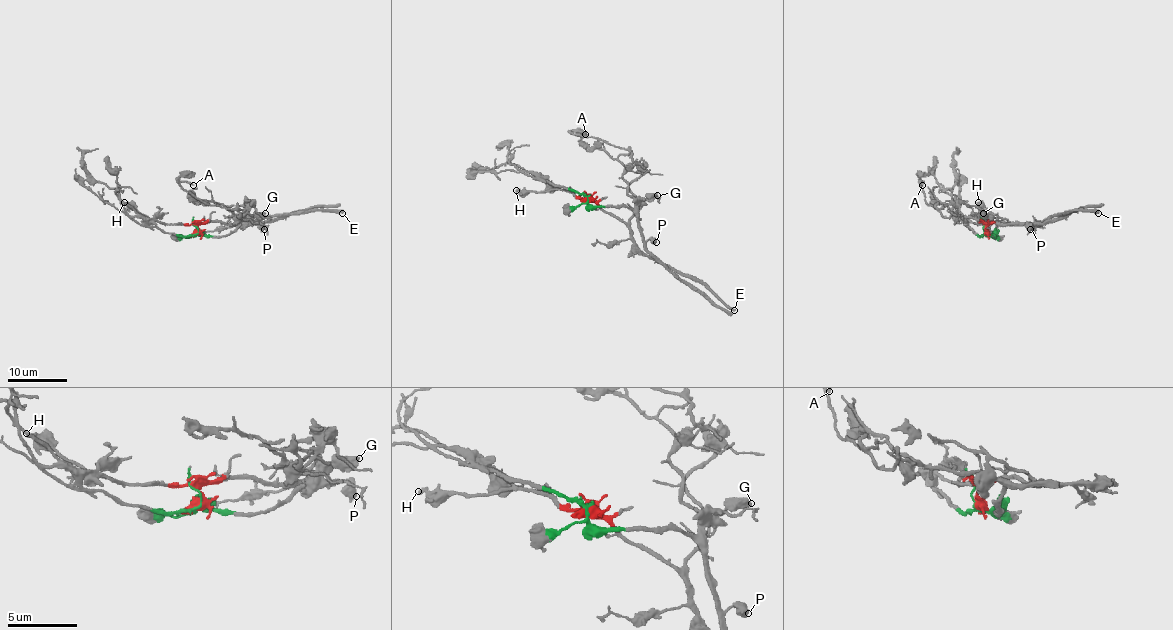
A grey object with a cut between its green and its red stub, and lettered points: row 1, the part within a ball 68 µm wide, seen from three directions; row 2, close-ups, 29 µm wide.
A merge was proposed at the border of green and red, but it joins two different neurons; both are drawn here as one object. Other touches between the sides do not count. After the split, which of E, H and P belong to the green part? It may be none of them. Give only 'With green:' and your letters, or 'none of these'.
With green: P

